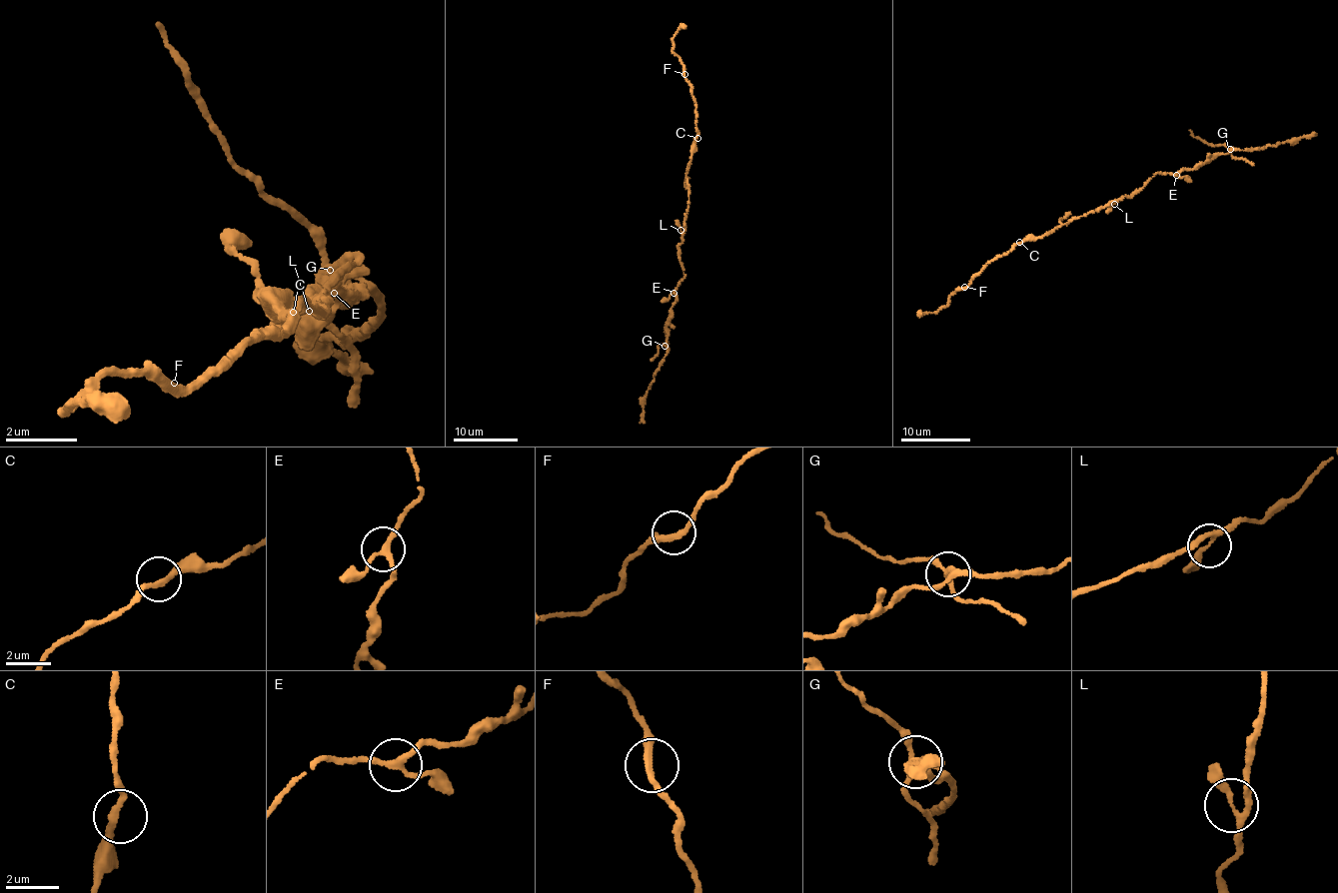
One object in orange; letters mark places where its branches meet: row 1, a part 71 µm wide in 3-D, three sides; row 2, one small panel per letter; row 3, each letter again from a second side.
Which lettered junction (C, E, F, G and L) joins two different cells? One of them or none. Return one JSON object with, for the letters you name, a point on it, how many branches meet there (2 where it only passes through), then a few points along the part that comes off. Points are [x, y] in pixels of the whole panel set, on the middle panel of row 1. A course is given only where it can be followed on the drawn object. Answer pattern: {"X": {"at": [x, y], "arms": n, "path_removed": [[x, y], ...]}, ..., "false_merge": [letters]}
{"G": {"at": [665, 346], "arms": 3, "path_removed": [[665, 346], [666, 324], [670, 314]]}, "false_merge": ["G"]}

